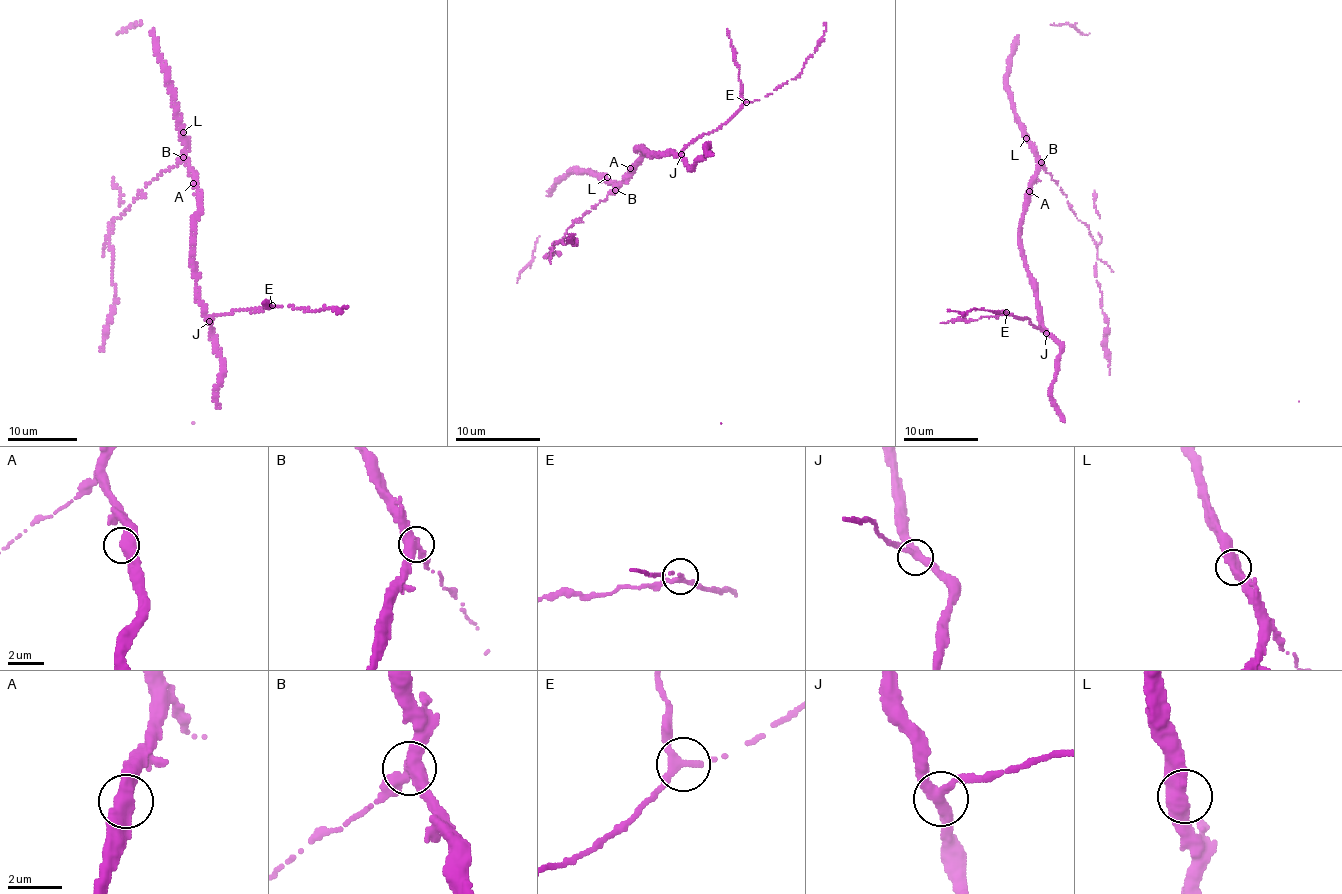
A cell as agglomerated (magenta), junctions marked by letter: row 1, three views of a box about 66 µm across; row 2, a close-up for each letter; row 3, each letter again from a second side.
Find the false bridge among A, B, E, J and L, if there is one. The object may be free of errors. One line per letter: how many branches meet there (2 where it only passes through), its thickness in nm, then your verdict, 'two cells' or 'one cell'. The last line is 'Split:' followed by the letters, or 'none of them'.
A: branches 2; calibre 460 nm; one cell
B: branches 3; calibre 400 nm; two cells
E: branches 3; calibre 240 nm; one cell
J: branches 3; calibre 320 nm; one cell
L: branches 2; calibre 480 nm; one cell
Split: B

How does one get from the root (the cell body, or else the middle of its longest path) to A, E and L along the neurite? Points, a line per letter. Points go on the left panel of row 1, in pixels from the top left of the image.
A: (156, 178), (186, 160), (194, 175), (193, 183)
E: (156, 178), (186, 160), (194, 175), (199, 213), (192, 226), (193, 261), (198, 301), (208, 317), (272, 305)
L: (156, 178), (170, 170), (182, 156), (183, 132)

